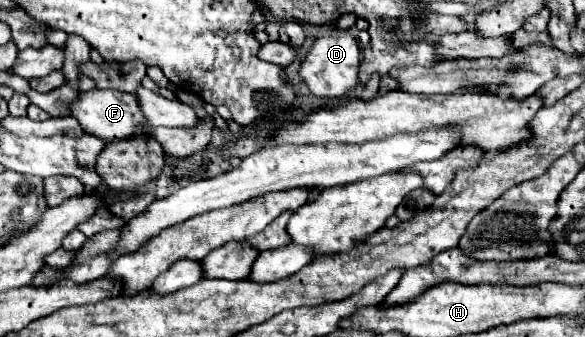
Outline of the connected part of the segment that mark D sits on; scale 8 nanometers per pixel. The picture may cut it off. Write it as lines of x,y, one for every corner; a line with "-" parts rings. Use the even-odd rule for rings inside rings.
322,32
302,60
300,76
316,98
338,100
348,96
358,86
358,64
360,64
360,46
350,32

